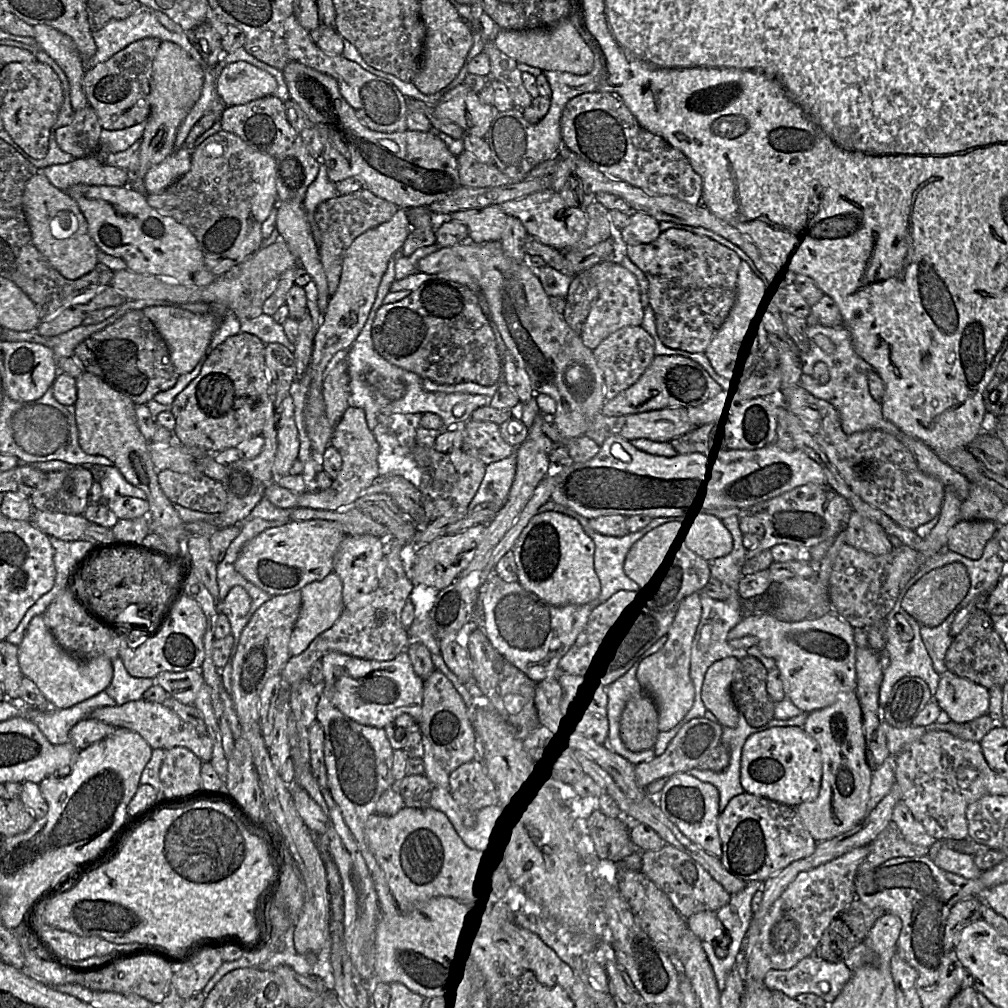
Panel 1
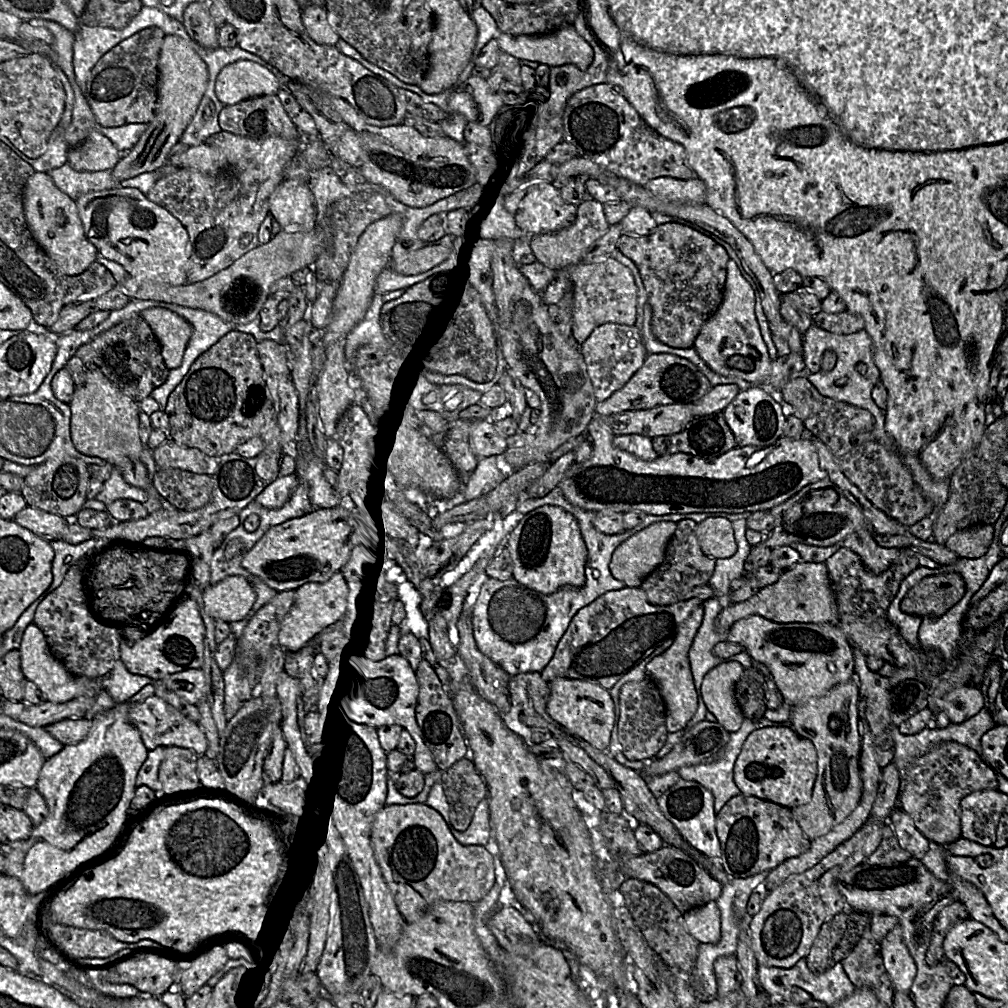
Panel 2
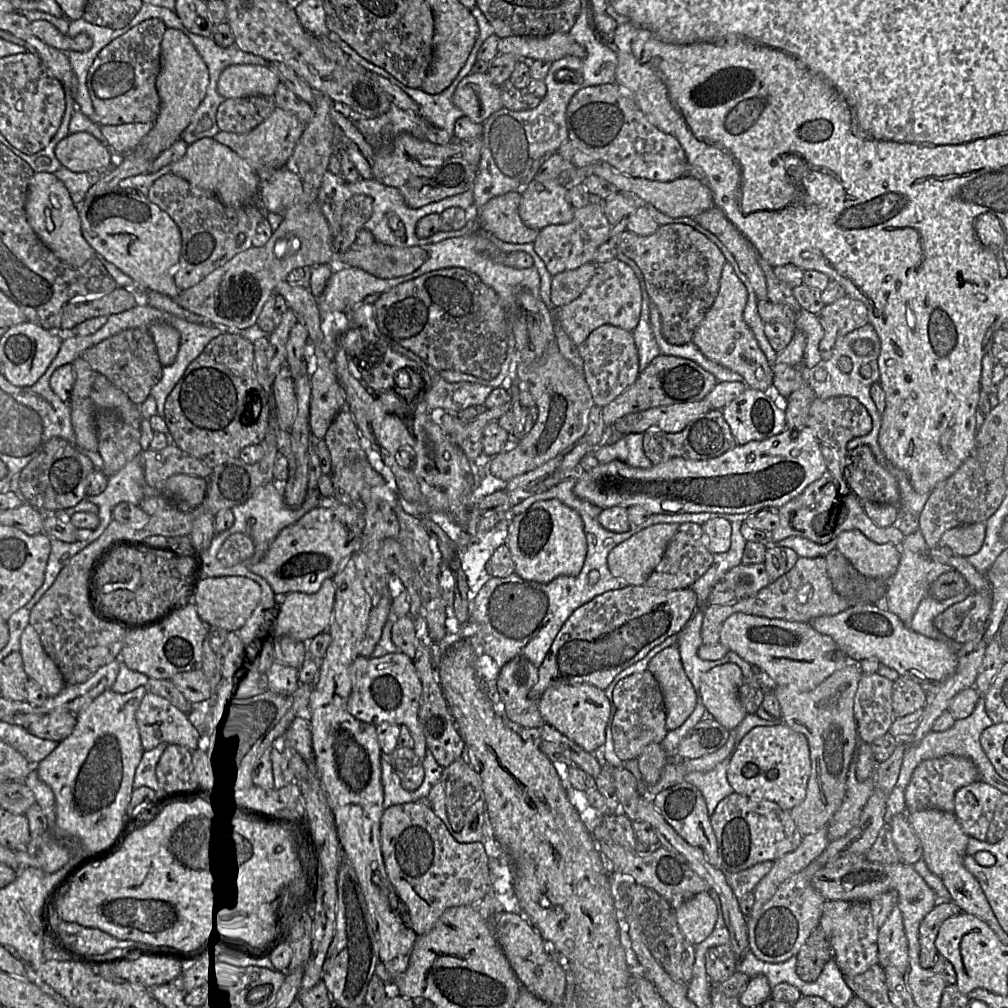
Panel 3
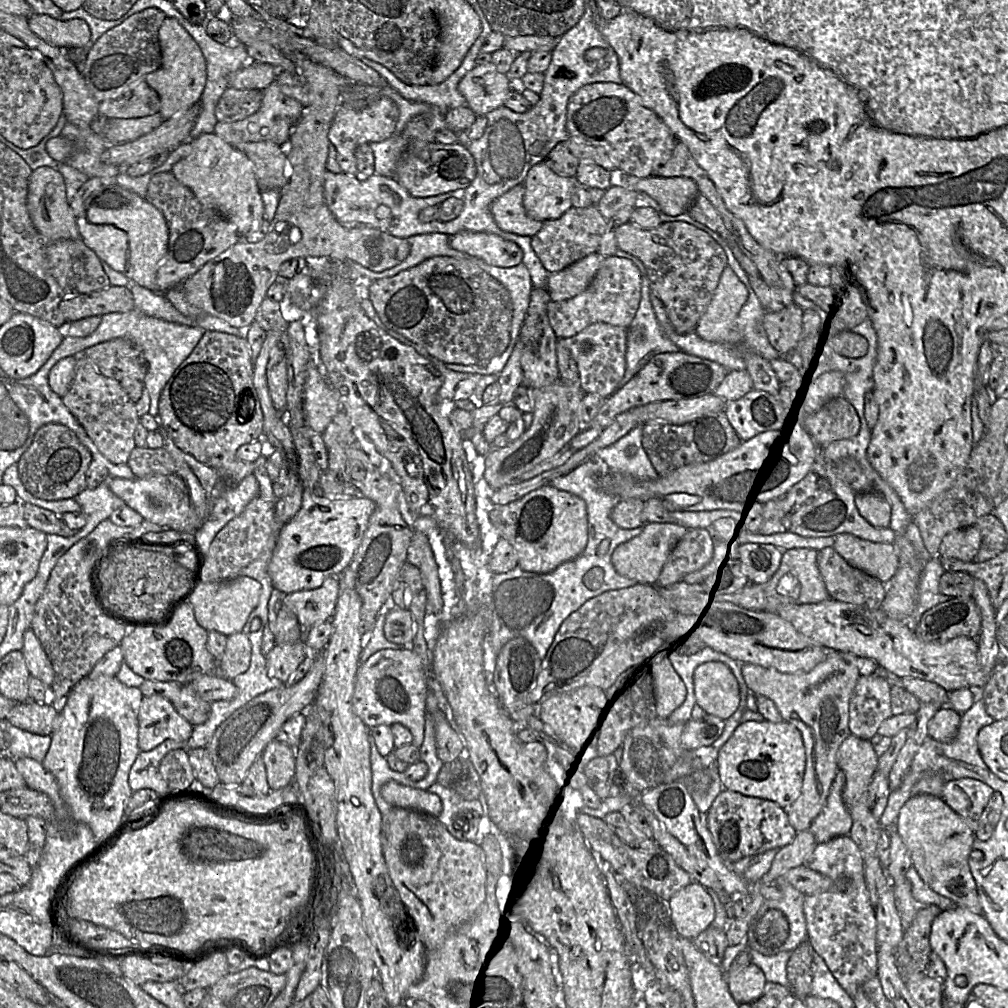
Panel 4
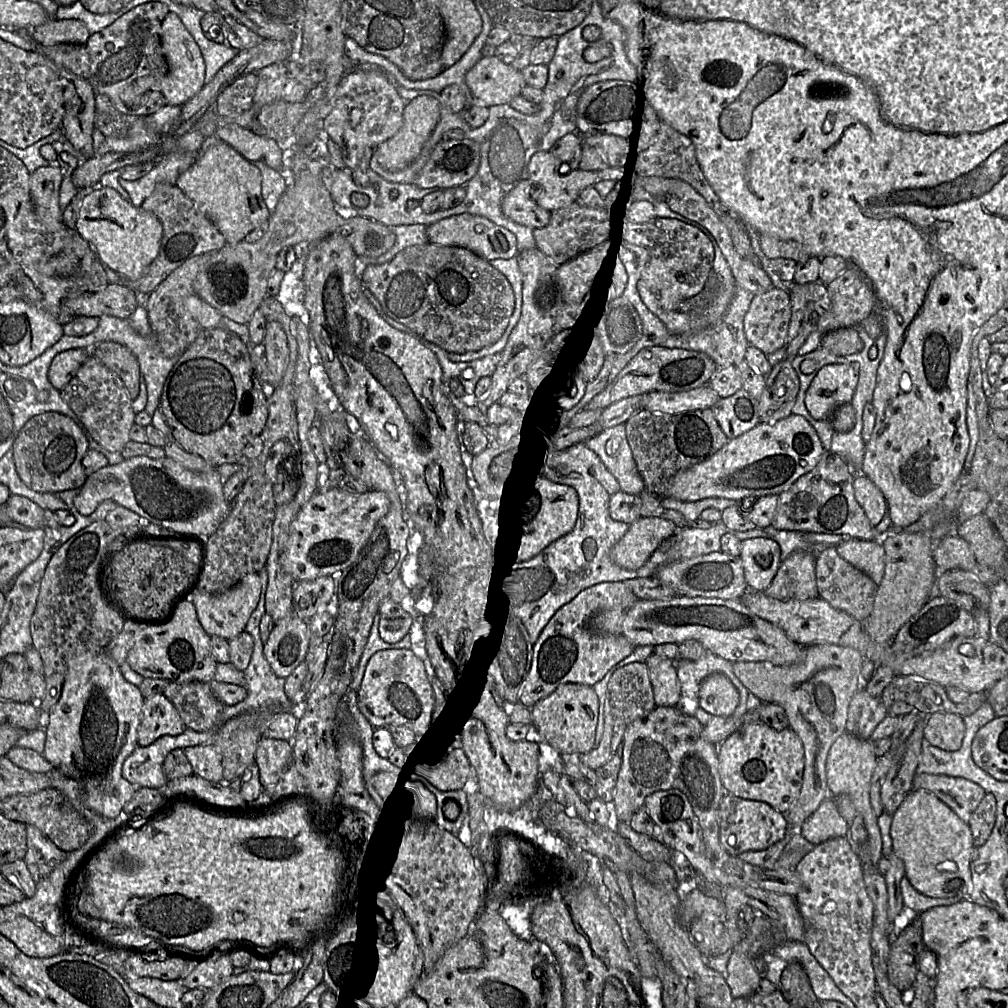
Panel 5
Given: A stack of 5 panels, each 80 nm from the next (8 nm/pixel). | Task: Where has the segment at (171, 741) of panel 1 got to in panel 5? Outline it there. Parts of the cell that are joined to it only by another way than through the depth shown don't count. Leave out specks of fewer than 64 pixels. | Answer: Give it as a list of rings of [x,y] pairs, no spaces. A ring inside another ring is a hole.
[[[163,694],[144,699],[137,732],[139,746],[148,746],[163,735],[177,736],[185,729],[174,705]]]

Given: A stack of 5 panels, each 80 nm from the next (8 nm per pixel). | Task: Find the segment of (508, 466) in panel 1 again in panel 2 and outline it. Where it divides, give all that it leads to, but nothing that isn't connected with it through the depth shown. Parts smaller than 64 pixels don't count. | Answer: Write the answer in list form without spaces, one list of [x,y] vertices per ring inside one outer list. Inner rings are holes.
[[[503,455],[482,458],[475,472],[468,478],[467,484],[463,485],[463,496],[466,501],[485,497],[502,483],[507,475]]]

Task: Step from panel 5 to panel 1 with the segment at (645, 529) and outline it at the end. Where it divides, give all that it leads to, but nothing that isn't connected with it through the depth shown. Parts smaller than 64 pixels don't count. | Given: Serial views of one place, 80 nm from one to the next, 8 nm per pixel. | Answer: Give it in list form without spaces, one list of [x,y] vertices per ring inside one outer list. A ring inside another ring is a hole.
[[[676,522],[661,524],[634,542],[623,560],[625,575],[641,587],[666,559],[680,533]]]

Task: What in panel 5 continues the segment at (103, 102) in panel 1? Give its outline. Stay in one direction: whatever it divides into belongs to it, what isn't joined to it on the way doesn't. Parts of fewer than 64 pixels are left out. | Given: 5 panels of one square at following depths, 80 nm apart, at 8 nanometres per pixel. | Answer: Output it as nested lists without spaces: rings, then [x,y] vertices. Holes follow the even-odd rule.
[[[150,1],[140,4],[116,19],[111,25],[89,36],[85,46],[91,60],[89,82],[95,92],[106,95],[119,112],[126,115],[148,116],[165,105],[165,97],[160,91],[149,90],[139,104],[127,106],[122,100],[124,88],[141,76],[164,77],[168,64],[164,56],[160,30],[170,12],[162,2]]]

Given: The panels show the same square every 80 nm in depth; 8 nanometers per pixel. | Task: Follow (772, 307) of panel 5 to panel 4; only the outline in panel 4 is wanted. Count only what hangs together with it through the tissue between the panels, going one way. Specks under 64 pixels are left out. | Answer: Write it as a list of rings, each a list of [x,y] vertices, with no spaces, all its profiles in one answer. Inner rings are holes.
[[[793,303],[778,312],[765,312],[763,326],[771,346],[780,356],[789,354],[797,345],[802,331],[803,310]]]

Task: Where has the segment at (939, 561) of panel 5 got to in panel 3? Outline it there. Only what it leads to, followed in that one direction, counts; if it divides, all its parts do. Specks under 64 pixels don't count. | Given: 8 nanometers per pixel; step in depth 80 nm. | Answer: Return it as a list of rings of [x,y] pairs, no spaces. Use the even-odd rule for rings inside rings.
[[[985,523],[959,526],[944,533],[939,547],[947,547],[959,556],[969,557],[980,551],[985,537]]]

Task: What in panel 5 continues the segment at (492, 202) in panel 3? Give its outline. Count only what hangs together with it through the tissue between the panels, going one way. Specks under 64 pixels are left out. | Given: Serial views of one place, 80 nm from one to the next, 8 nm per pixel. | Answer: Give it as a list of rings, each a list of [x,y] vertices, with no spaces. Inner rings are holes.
[[[526,179],[521,181],[516,187],[514,187],[502,200],[501,208],[503,214],[509,218],[510,220],[514,221],[517,224],[528,226],[534,229],[540,229],[547,226],[550,222],[550,218],[552,212],[540,207],[535,200],[532,198],[532,186],[539,186],[534,185],[530,180]]]

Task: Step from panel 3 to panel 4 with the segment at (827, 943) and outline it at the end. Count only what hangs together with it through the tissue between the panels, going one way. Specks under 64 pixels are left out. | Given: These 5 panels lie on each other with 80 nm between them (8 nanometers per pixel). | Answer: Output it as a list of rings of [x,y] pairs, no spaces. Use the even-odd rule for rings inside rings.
[[[808,940],[803,941],[795,950],[787,963],[787,978],[791,993],[804,1000],[810,995],[813,979],[813,952],[816,952]]]

